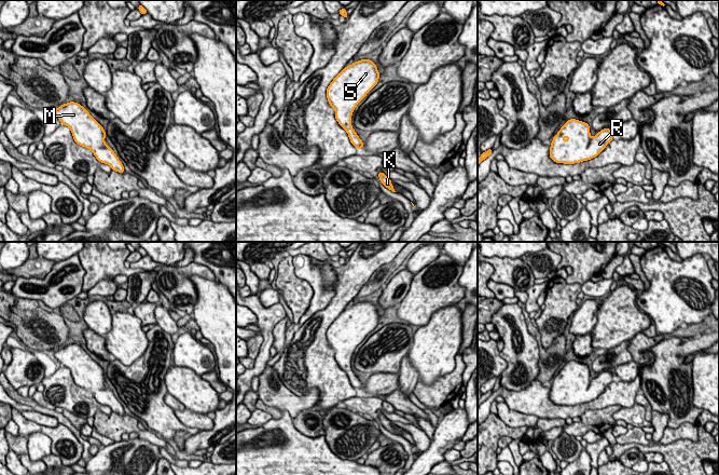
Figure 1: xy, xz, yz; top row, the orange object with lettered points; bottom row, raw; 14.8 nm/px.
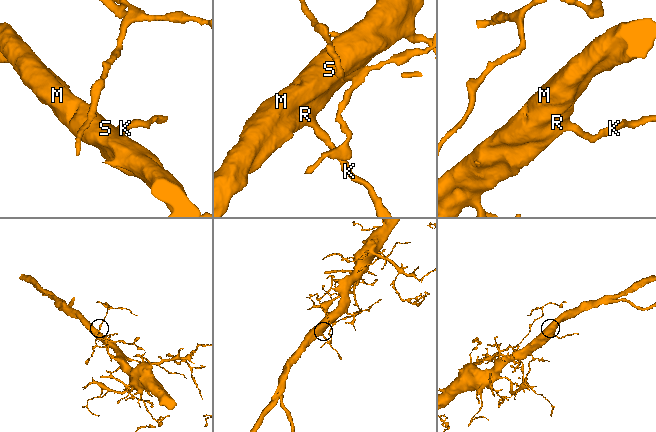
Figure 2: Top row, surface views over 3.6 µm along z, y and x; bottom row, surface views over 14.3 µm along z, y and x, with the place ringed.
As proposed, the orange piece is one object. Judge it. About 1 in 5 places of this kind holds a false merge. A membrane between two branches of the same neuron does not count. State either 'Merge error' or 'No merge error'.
No merge error

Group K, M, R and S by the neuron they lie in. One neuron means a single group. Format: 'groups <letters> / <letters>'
groups K M R S

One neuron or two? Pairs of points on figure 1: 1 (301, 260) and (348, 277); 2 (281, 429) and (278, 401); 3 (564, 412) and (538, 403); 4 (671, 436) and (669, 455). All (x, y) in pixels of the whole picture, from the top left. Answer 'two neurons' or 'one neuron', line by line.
1: two neurons
2: two neurons
3: one neuron
4: two neurons

